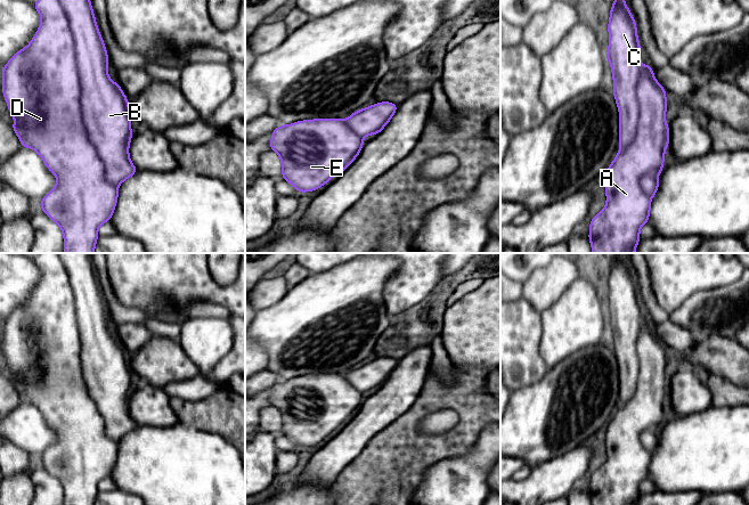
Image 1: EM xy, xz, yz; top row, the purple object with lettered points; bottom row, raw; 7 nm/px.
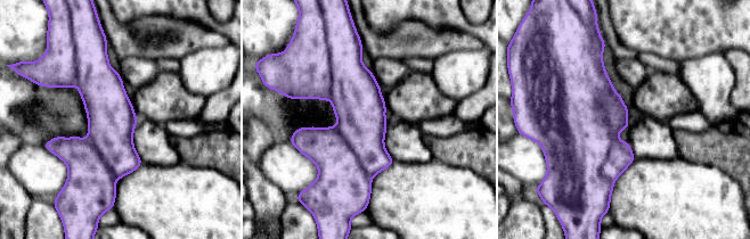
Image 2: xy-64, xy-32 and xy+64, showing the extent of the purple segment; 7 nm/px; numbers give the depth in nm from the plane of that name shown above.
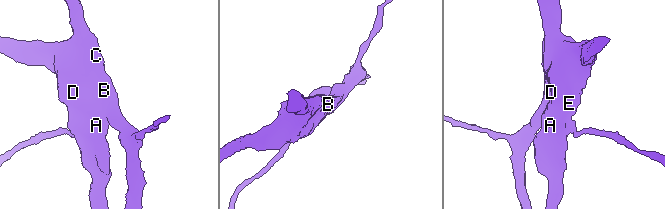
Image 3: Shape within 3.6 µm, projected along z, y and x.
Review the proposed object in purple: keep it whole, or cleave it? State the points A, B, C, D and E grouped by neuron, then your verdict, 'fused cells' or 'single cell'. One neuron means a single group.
groups A B C D E; single cell

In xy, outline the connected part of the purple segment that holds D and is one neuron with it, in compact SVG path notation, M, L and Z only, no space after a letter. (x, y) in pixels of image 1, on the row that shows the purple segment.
M38 0L33 3L41 17L41 24L31 40L22 50L17 51L2 68L2 92L7 101L9 113L16 121L10 127L14 129L22 147L31 148L36 152L48 170L57 178L56 186L39 202L41 210L52 221L55 221L64 235L64 253L95 253L98 228L111 220L117 197L117 186L128 178L131 178L138 169L132 164L129 156L129 145L133 133L131 132L132 115L129 108L129 101L117 82L113 82L107 74L107 64L109 58L104 44L103 38L97 26L95 14L90 0Z

